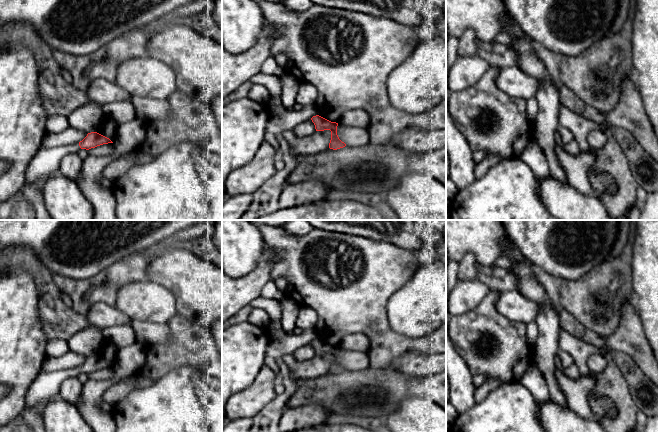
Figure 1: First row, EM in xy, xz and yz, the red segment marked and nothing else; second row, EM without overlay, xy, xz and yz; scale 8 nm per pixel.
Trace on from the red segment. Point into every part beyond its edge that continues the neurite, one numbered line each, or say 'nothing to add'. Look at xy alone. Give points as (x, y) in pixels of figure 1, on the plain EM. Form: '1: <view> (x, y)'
1: xy (46, 385)

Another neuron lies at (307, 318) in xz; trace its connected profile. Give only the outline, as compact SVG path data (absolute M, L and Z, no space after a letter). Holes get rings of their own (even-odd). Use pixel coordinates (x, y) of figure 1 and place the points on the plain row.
M301 307L298 311L296 327L303 331L314 329L318 321L317 312L314 309Z

